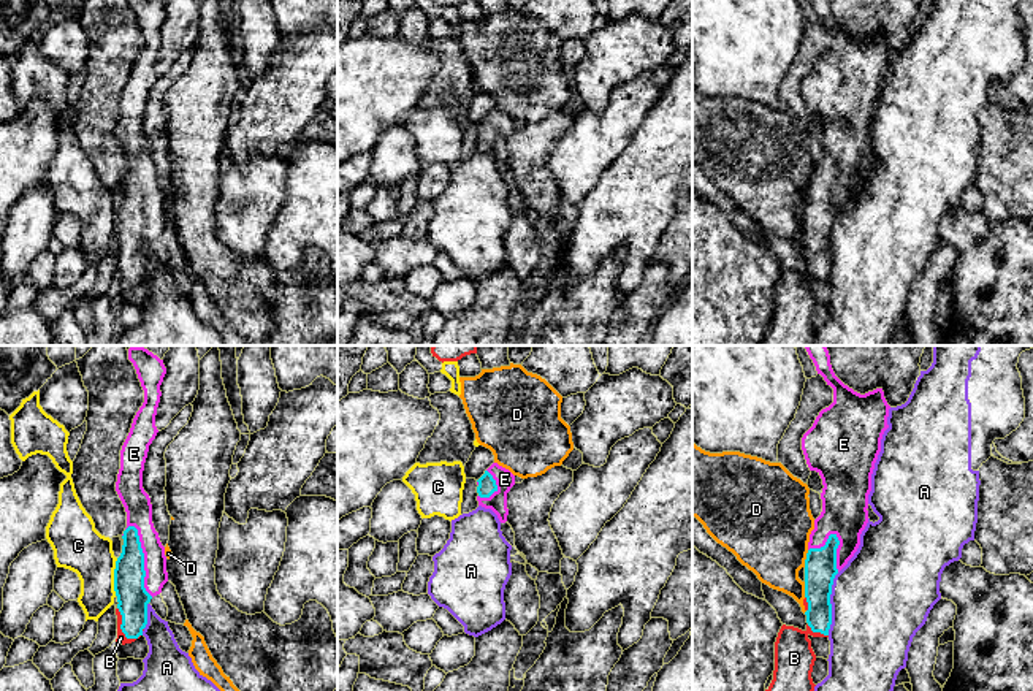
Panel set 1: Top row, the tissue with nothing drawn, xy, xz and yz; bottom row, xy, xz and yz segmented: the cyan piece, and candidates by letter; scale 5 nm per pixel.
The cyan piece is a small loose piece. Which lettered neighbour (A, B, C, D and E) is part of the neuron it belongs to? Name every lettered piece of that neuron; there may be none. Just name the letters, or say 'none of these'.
B, E

